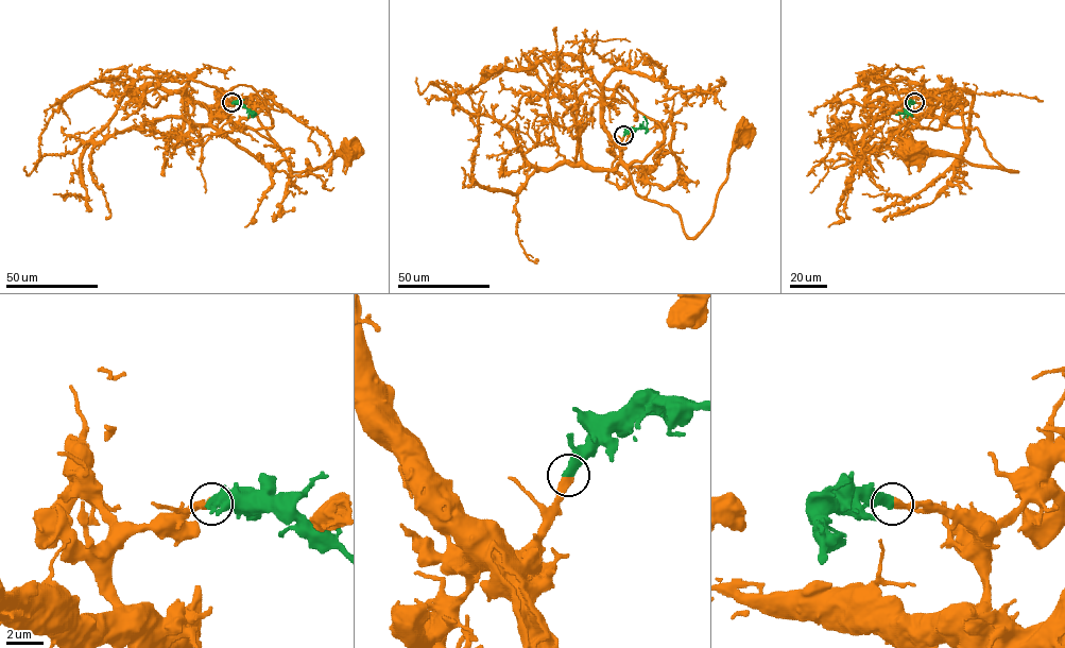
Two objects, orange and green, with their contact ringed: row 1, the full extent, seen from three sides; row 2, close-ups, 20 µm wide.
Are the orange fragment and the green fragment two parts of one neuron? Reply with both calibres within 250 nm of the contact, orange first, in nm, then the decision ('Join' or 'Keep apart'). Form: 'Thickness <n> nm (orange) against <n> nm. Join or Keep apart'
Thickness 400 nm (orange) against 550 nm. Join

